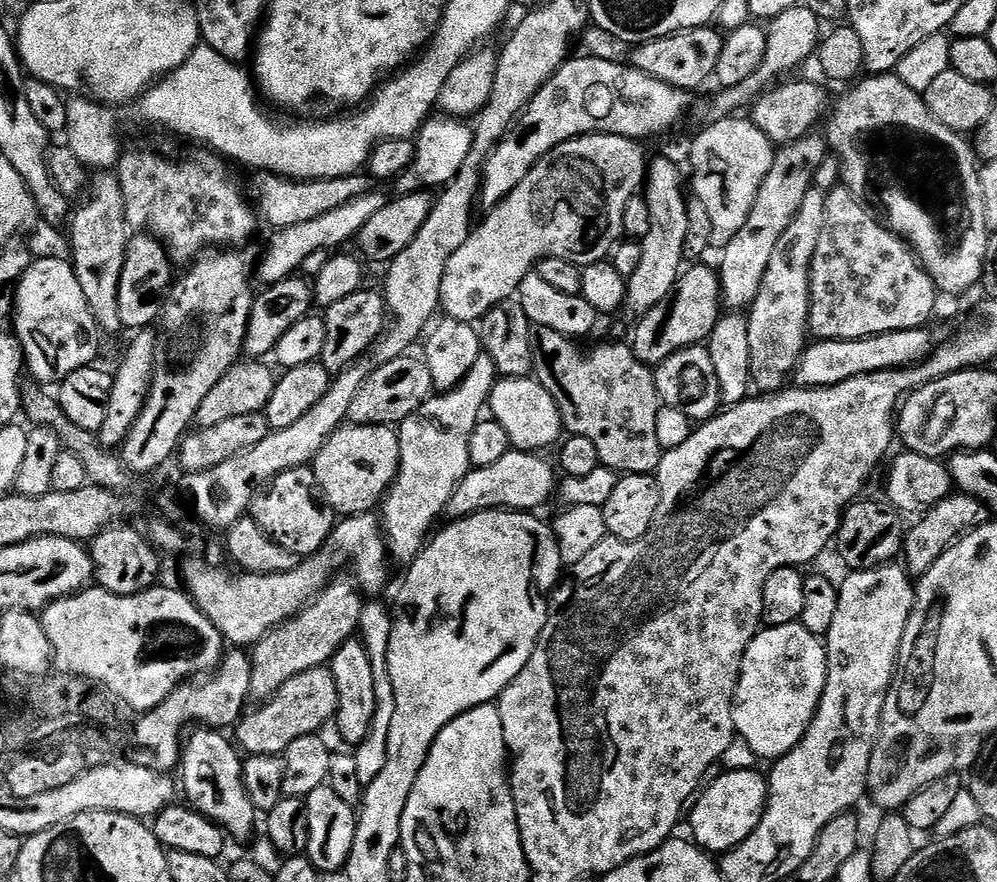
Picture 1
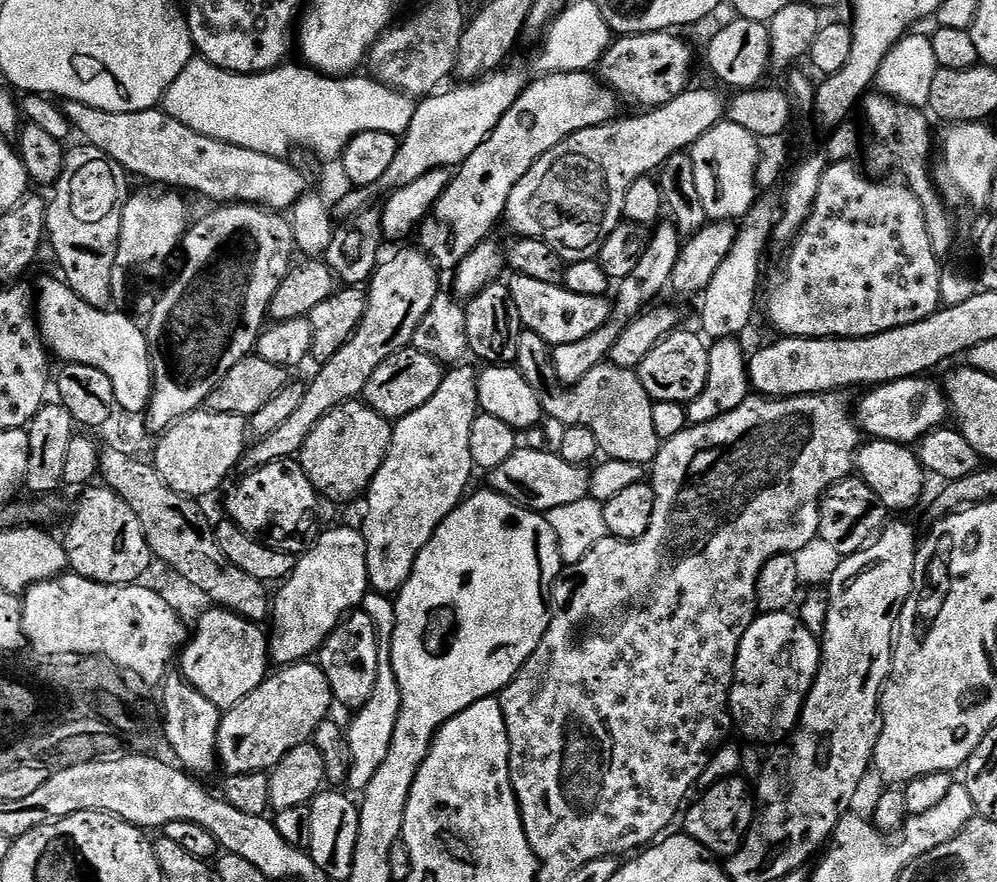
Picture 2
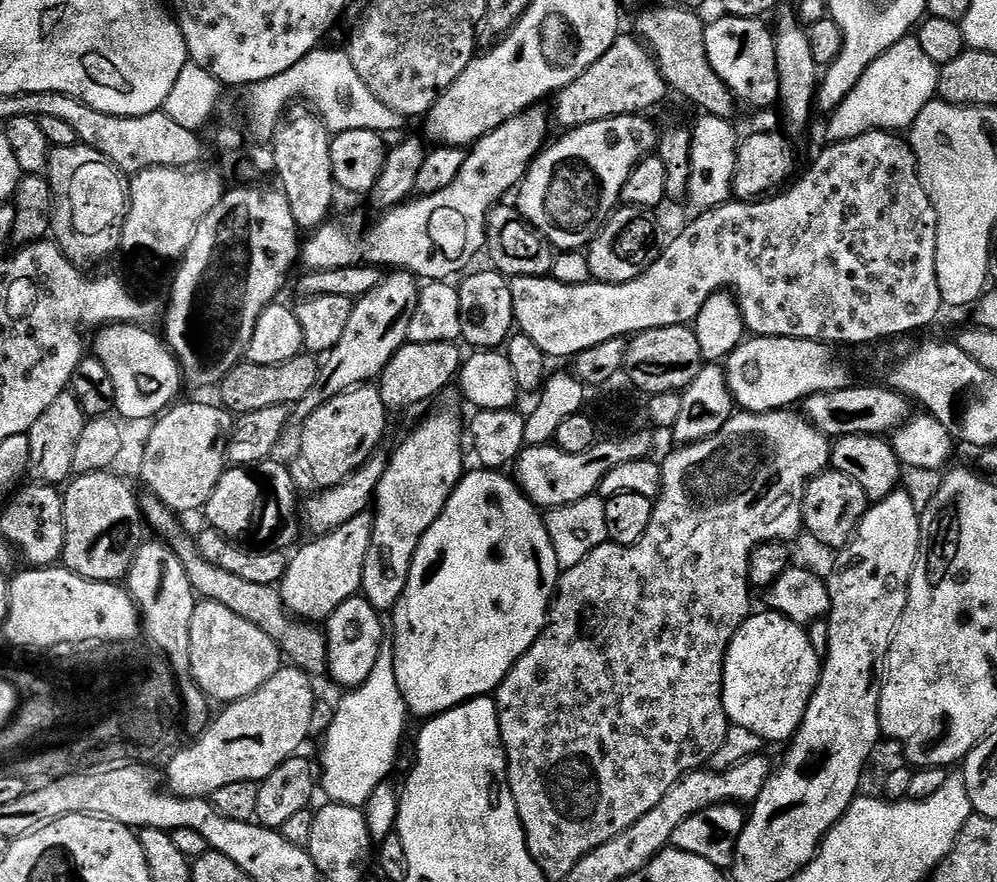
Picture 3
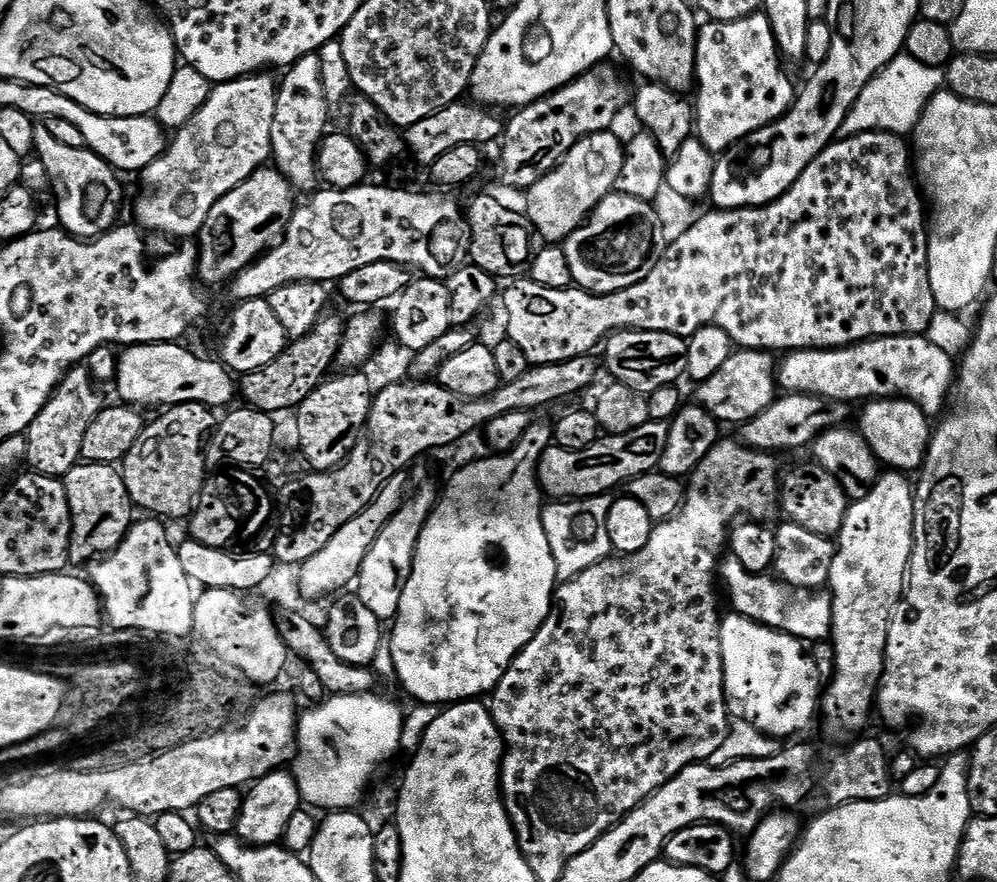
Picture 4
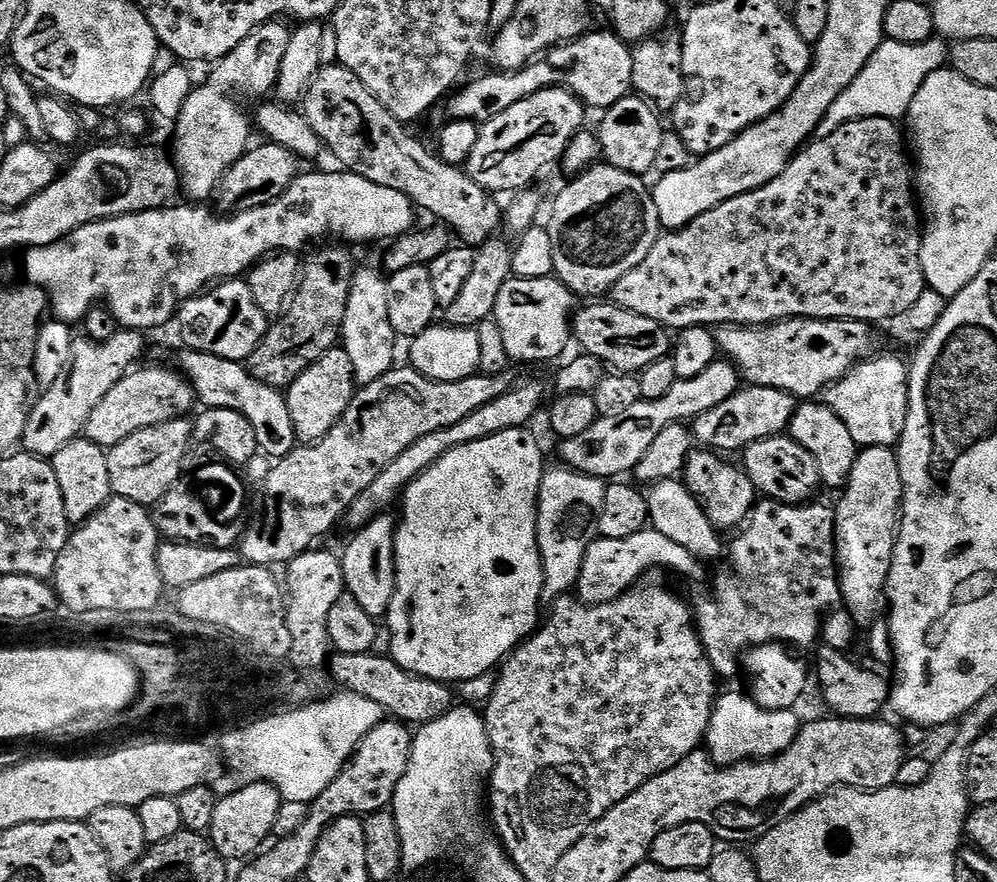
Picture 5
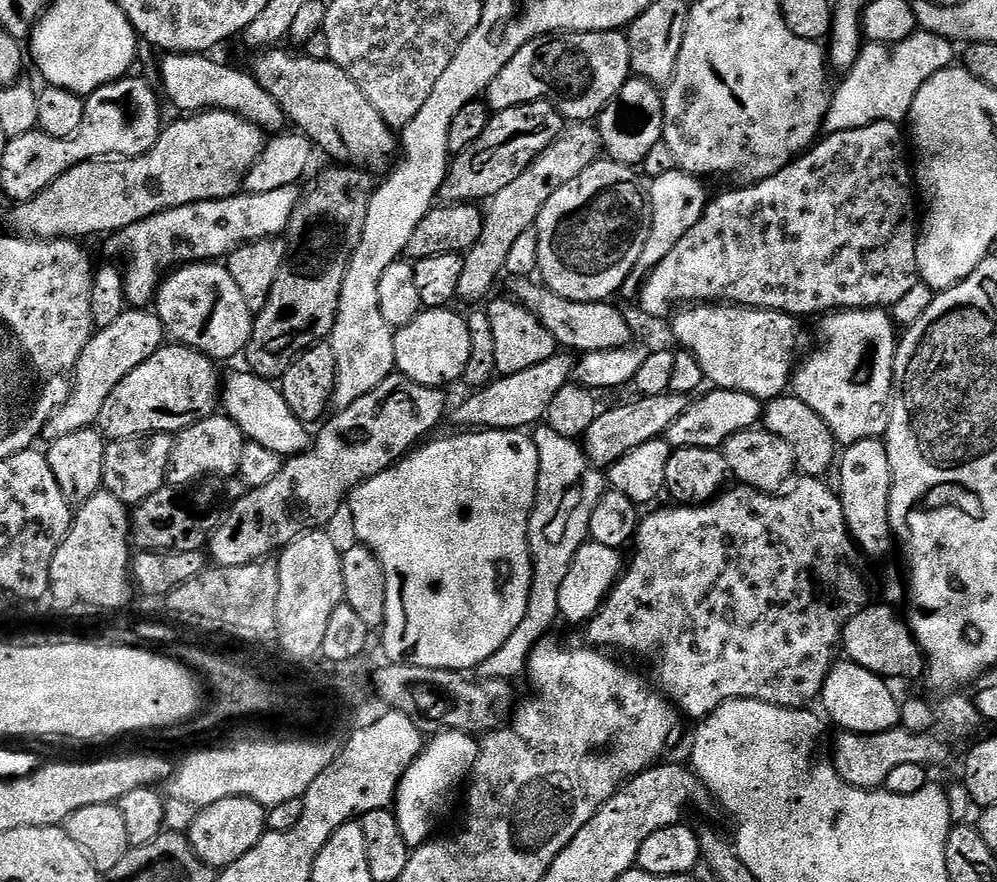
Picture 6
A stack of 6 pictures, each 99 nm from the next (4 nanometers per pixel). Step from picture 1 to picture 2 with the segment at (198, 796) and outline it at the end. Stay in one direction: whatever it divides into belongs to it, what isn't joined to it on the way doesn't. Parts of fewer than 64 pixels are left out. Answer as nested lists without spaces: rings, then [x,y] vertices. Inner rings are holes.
[[[179,671],[167,673],[161,683],[162,706],[164,708],[164,734],[174,752],[177,763],[189,775],[204,777],[218,768],[216,754],[217,732],[220,729],[221,709],[208,698],[194,690],[191,683]]]

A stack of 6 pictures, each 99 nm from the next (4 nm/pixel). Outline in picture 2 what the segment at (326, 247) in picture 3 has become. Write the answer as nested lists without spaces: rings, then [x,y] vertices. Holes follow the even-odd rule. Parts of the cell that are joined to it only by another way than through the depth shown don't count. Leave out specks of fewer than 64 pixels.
[[[591,71],[549,72],[537,75],[524,87],[524,92],[514,102],[514,106],[506,110],[506,114],[488,135],[486,142],[482,142],[482,146],[478,146],[478,150],[474,150],[474,154],[470,154],[470,158],[466,158],[463,164],[459,165],[450,186],[442,194],[442,198],[438,198],[432,213],[420,225],[419,247],[427,252],[428,259],[440,270],[459,268],[460,263],[479,244],[485,243],[491,237],[488,235],[491,234],[492,227],[499,220],[501,223],[502,217],[508,211],[508,199],[514,186],[518,186],[518,182],[528,173],[534,161],[542,158],[542,154],[554,150],[554,146],[558,146],[558,142],[562,142],[568,136],[599,124],[609,124],[617,119],[616,103],[618,103],[616,93],[600,79],[599,75]]]

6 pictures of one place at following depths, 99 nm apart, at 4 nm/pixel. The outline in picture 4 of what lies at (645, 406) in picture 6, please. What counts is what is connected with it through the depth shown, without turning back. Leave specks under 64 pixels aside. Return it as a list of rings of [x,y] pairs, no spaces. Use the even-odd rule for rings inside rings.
[[[745,348],[743,350],[736,350],[733,351],[732,356],[730,358],[726,358],[726,362],[722,365],[722,370],[718,370],[718,374],[714,374],[708,380],[699,381],[698,387],[700,388],[696,392],[695,399],[699,401],[705,410],[711,416],[715,416],[717,421],[725,422],[724,420],[729,420],[730,423],[736,424],[736,426],[743,426],[747,420],[753,420],[758,414],[762,414],[762,410],[766,410],[772,405],[772,401],[777,399],[778,396],[778,364],[777,361],[774,359],[772,361],[773,353],[768,350],[757,350],[755,348]],[[649,422],[641,428],[620,435],[601,435],[586,450],[566,450],[549,446],[540,455],[538,479],[543,495],[553,501],[584,500],[587,496],[603,496],[611,488],[627,485],[635,476],[645,476],[659,469],[660,459],[668,444],[668,424]]]

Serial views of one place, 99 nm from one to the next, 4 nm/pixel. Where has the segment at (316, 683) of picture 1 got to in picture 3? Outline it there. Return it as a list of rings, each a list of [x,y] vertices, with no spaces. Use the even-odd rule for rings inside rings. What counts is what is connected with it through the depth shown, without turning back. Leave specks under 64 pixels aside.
[[[282,666],[274,678],[270,678],[270,682],[263,684],[257,692],[227,705],[224,713],[220,717],[217,715],[200,736],[188,742],[192,744],[173,754],[168,764],[167,791],[173,796],[210,798],[214,790],[222,790],[222,786],[230,786],[230,782],[259,782],[274,774],[274,770],[278,770],[278,766],[282,766],[282,762],[291,756],[297,755],[303,749],[300,747],[304,740],[309,739],[310,716],[318,699],[312,684],[313,677],[306,675],[301,668]]]

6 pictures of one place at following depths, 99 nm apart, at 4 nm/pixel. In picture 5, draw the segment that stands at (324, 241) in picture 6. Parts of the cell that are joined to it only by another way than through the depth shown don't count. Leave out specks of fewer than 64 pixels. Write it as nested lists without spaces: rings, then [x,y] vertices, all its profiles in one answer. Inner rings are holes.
[[[332,247],[336,248],[328,248],[310,257],[308,265],[305,268],[303,265],[303,279],[299,281],[286,311],[269,327],[268,335],[256,353],[246,361],[248,371],[258,382],[277,390],[287,390],[331,348],[337,347],[342,336],[354,263],[347,247]]]

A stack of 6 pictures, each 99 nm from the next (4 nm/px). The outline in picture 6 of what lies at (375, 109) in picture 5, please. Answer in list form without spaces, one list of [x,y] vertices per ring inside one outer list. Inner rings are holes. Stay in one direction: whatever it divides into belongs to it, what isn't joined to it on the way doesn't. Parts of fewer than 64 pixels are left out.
[[[276,46],[271,50],[261,51],[257,55],[260,57],[257,58],[256,65],[251,66],[250,72],[266,90],[266,94],[270,94],[270,98],[274,98],[274,102],[278,102],[285,117],[291,123],[293,120],[297,124],[293,125],[307,136],[319,151],[321,148],[326,155],[338,159],[335,161],[347,161],[344,159],[349,156],[352,159],[349,161],[361,170],[384,167],[387,169],[393,163],[392,155],[395,152],[397,155],[398,136],[394,129],[384,121],[382,114],[378,114],[378,110],[374,110],[374,106],[370,106],[370,100],[366,98],[366,94],[362,94],[362,90],[358,90],[356,83],[331,60],[316,60],[305,54],[291,56],[290,53],[283,52],[282,49],[283,47]]]

